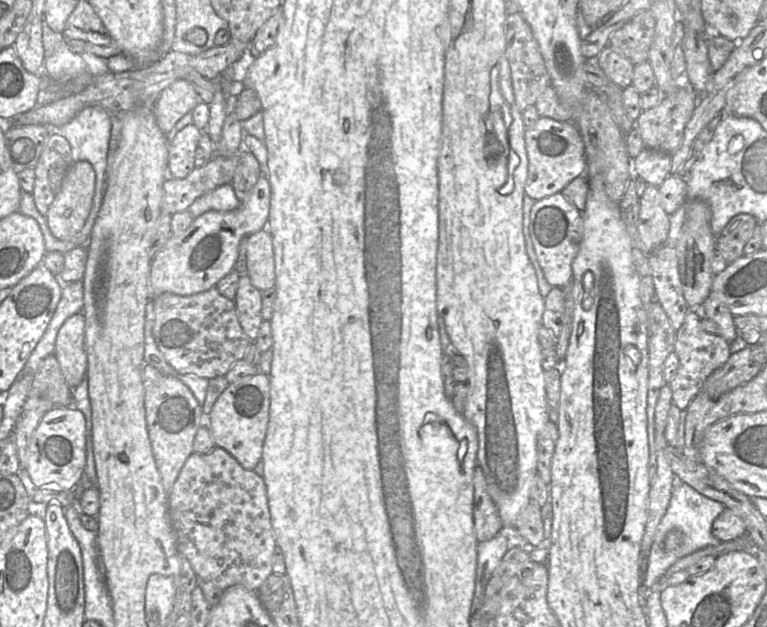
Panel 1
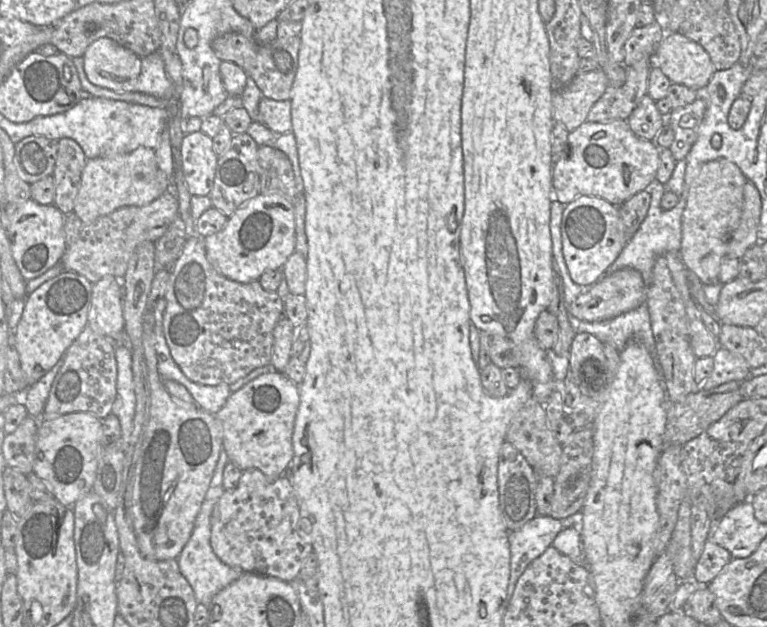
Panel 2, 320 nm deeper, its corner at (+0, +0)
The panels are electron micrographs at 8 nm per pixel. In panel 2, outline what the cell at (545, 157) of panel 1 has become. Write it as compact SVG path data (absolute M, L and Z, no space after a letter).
M627 120L586 121L570 131L568 147L554 155L552 166L553 201L568 204L580 196L596 196L619 206L646 190L656 180L661 149L654 140L637 136Z

